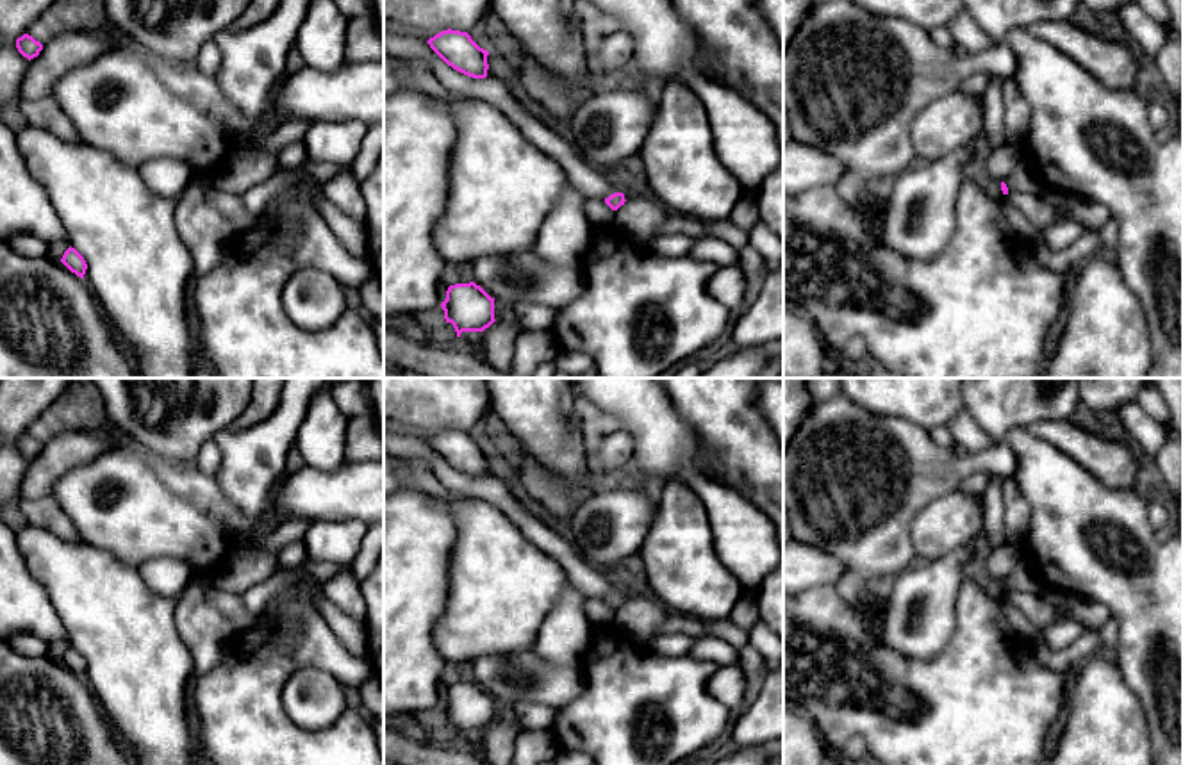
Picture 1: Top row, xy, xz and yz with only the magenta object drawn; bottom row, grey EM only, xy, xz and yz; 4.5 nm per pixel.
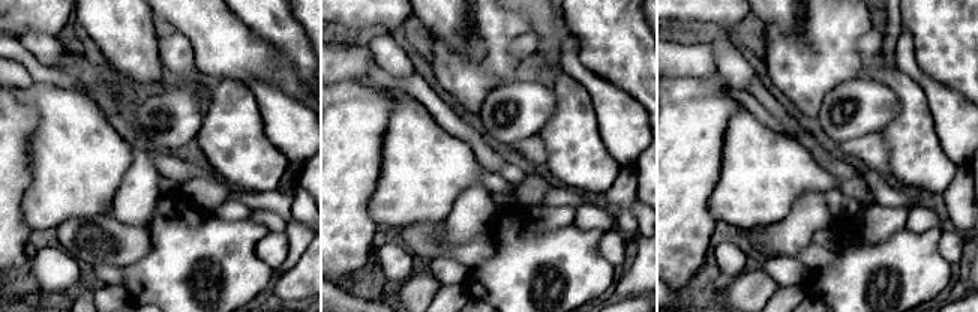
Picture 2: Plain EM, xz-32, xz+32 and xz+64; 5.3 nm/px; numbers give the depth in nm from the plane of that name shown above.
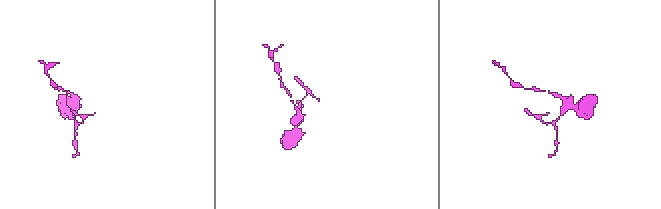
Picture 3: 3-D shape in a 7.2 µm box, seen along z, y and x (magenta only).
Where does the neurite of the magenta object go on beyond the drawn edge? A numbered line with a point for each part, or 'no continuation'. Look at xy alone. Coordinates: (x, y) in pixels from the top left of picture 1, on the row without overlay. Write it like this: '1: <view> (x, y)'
no continuation

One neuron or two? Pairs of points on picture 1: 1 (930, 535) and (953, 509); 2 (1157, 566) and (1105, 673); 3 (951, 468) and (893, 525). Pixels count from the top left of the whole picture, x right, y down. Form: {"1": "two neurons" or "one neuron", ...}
{"1": "one neuron", "2": "two neurons", "3": "one neuron"}

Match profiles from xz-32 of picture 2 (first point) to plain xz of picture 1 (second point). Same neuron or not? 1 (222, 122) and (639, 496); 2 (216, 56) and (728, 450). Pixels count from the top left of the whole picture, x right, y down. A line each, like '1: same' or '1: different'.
1: different
2: different

